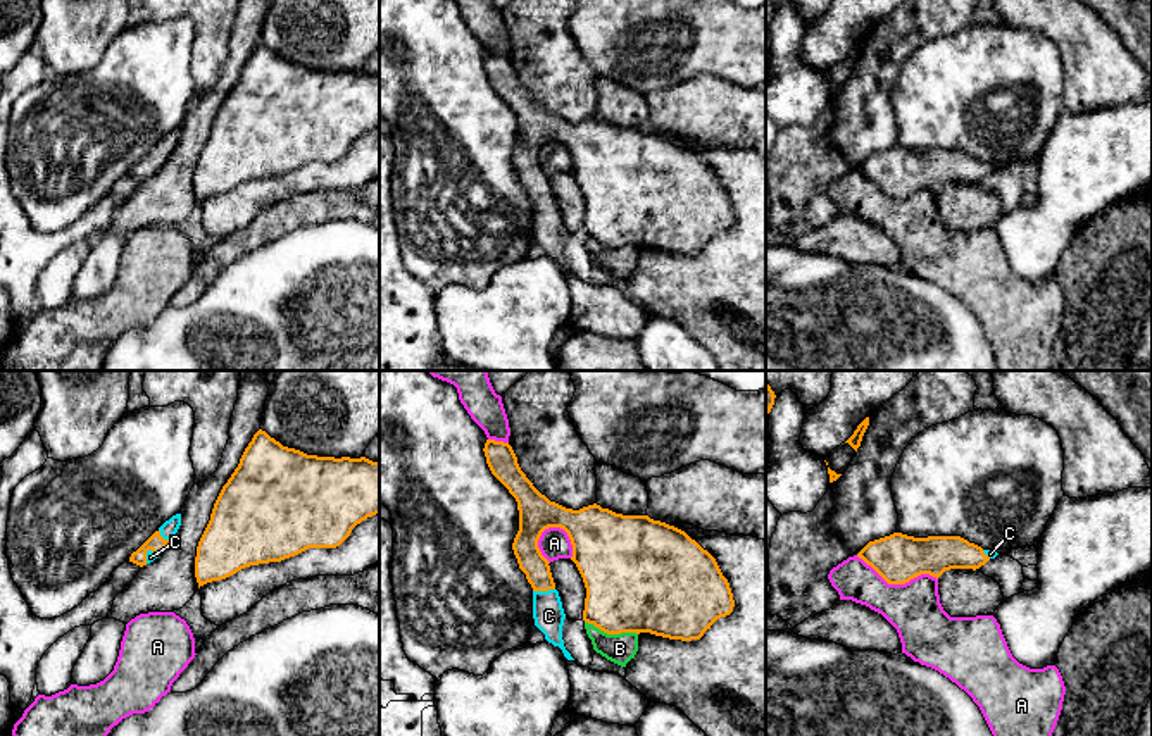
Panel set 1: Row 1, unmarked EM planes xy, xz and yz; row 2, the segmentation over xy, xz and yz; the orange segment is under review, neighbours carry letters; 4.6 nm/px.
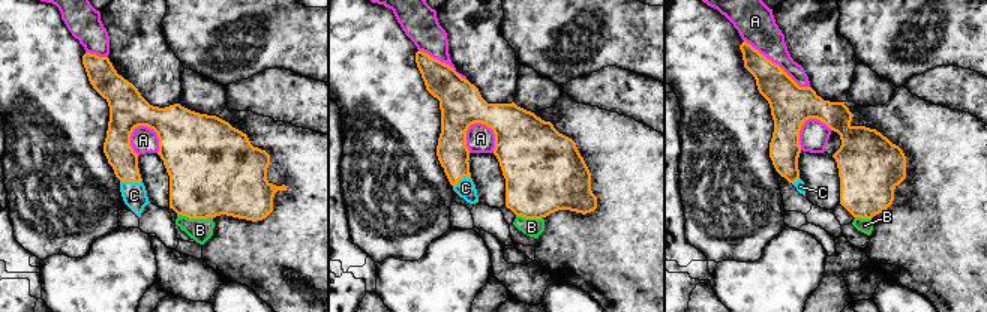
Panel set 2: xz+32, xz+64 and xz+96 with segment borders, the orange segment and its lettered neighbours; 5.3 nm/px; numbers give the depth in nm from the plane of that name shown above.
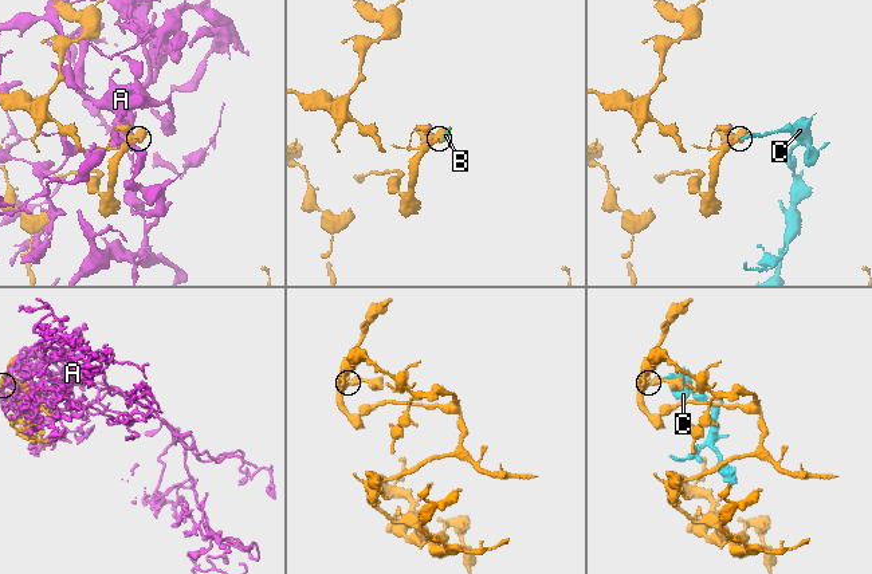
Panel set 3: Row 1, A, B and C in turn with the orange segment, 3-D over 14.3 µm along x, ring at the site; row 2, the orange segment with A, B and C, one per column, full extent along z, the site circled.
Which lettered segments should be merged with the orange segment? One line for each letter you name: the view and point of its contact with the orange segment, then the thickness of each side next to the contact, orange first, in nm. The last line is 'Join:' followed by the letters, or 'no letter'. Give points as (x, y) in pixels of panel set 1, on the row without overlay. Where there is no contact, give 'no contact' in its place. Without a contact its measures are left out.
C: contact xz (544, 204); calibres 130 and 150 nm
Join: C

